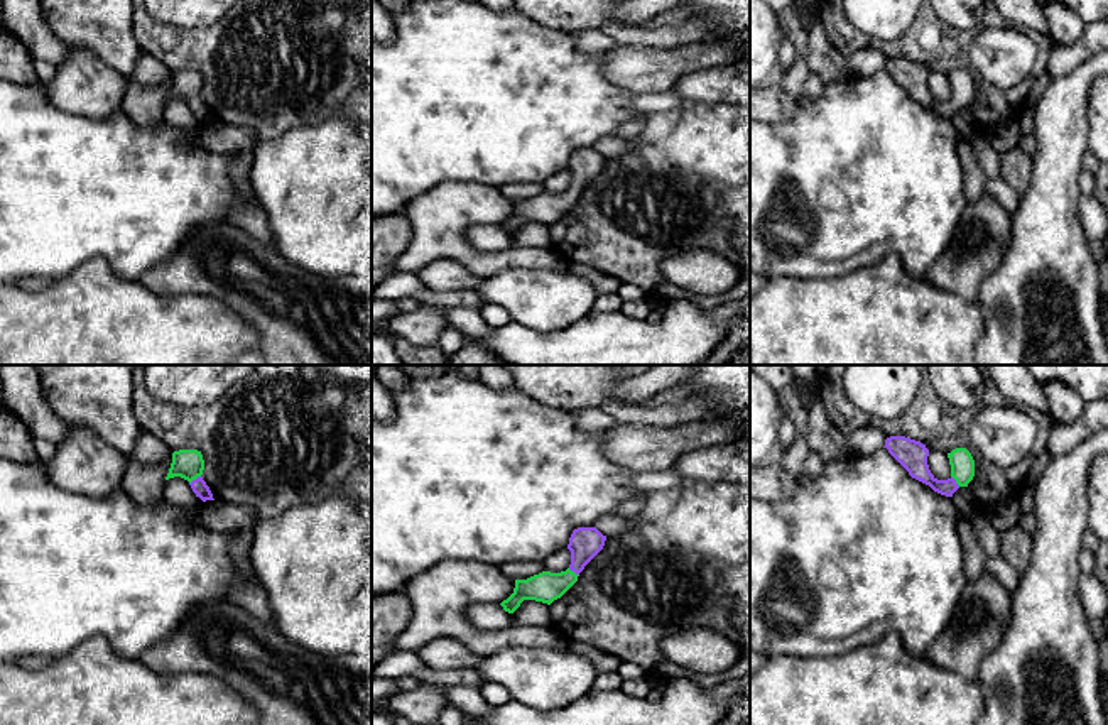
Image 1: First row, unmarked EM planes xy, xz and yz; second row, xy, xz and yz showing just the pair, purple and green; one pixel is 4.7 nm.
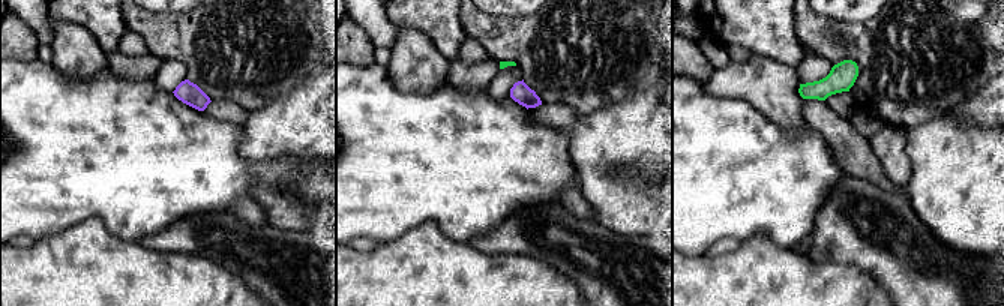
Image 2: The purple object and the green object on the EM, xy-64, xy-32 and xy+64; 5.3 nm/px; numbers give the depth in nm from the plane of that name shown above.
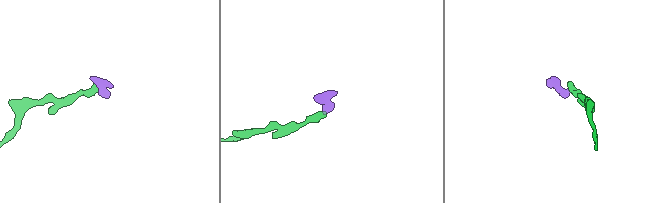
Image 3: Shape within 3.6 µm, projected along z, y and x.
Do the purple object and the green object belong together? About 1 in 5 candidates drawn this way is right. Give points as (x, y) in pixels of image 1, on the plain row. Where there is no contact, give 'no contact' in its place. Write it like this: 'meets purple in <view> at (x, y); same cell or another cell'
meets purple in xy at (196, 100); same cell

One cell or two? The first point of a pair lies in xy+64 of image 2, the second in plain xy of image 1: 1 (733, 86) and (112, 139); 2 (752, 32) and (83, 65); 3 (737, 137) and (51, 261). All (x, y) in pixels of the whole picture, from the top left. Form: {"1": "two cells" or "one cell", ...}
{"1": "two cells", "2": "two cells", "3": "one cell"}

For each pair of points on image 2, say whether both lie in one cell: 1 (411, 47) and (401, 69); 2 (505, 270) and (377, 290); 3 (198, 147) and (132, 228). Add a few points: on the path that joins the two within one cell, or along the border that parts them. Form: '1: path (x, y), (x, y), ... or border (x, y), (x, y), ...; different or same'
1: path (411, 53), (411, 59), (407, 63); same
2: path (473, 290), (408, 290); same
3: path (179, 167), (137, 209); same

